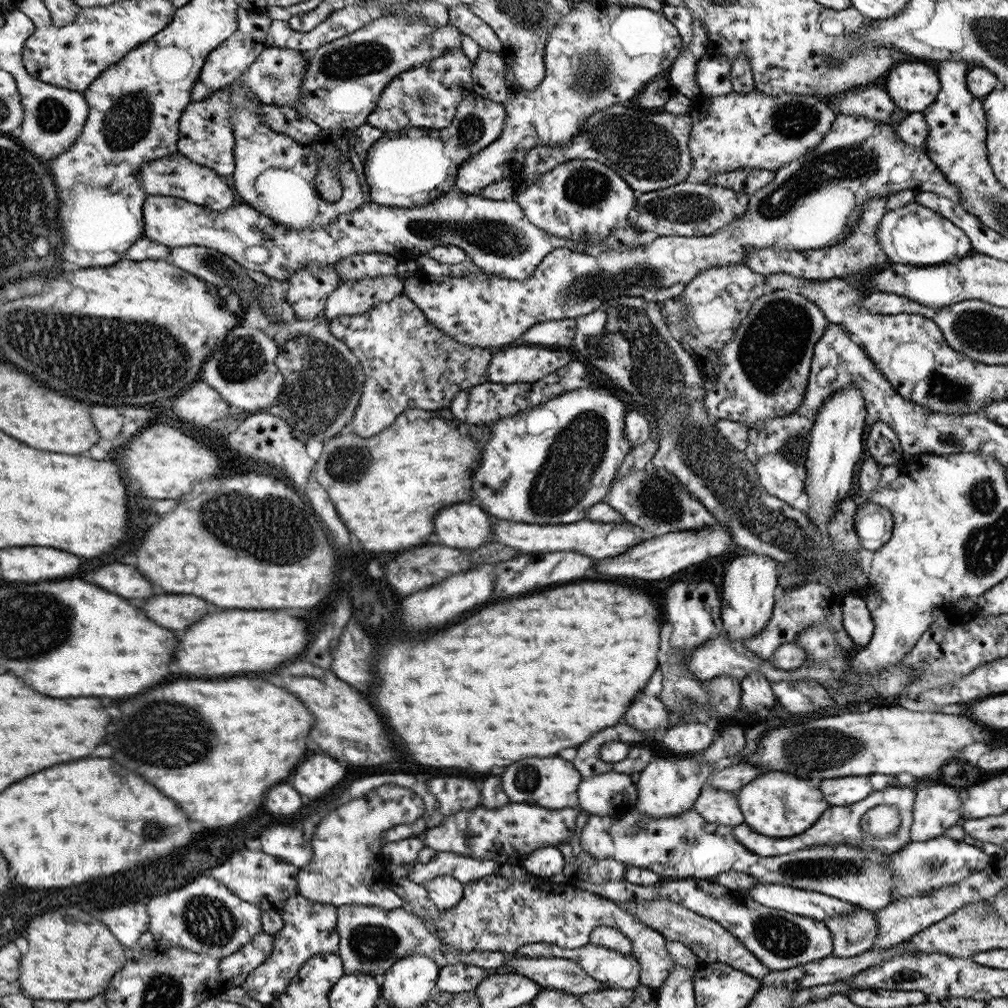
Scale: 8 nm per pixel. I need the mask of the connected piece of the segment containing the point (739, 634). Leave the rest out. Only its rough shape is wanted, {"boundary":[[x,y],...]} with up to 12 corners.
{"boundary":[[751,553],[726,565],[720,617],[730,639],[760,633],[778,564]]}

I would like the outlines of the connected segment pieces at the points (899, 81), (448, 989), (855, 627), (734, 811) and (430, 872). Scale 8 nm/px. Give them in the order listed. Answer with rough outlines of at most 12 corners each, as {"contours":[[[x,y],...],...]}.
{"contours":[[[921,60],[898,62],[883,79],[898,108],[923,112],[940,92]],[[460,963],[440,969],[436,990],[450,994],[474,991],[494,973]],[[843,596],[843,628],[858,649],[866,644],[870,612],[864,597]],[[704,786],[693,809],[709,823],[745,822],[735,792]],[[454,852],[415,864],[406,878],[425,886],[450,875],[466,884],[500,864]]]}

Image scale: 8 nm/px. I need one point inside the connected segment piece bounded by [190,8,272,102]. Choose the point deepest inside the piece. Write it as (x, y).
(224, 65)

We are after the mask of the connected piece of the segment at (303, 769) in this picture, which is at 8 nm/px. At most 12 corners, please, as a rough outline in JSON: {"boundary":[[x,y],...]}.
{"boundary":[[310,754],[292,784],[308,800],[326,794],[346,770],[326,754]]}

